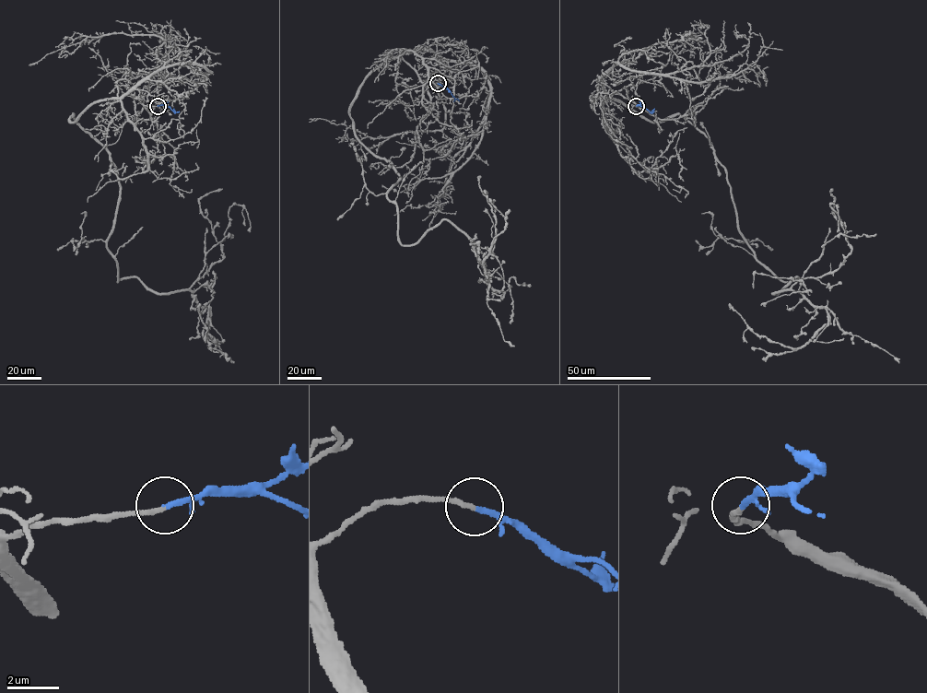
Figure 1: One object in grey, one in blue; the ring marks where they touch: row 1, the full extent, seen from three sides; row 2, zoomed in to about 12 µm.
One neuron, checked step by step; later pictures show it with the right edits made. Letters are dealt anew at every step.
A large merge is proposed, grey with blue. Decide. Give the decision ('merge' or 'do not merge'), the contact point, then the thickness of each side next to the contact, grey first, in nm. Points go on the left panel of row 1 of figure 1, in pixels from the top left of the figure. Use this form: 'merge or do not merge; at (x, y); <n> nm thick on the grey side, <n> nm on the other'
merge; at (158, 106); 180 nm thick on the grey side, 200 nm on the other

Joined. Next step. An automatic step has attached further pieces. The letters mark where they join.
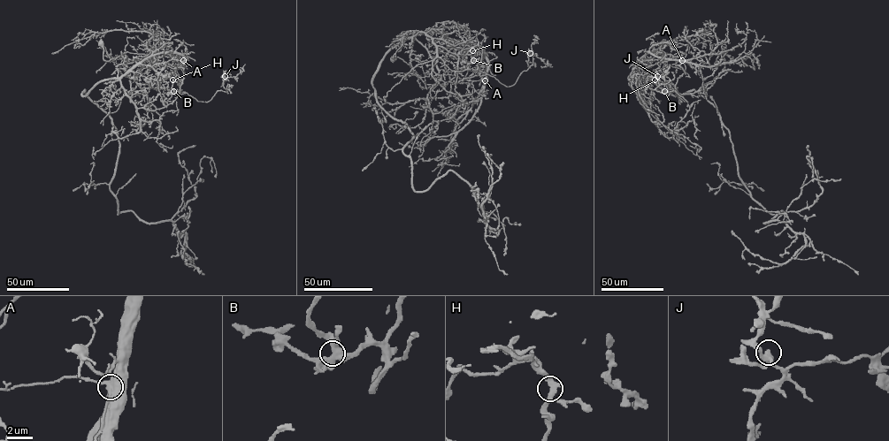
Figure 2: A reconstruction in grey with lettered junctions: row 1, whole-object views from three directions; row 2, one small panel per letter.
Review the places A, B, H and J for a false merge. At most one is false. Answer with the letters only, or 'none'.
A

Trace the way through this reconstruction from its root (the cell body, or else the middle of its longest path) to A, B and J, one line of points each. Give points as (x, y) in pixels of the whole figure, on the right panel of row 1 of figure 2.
A: (662, 43), (661, 60), (681, 52), (685, 54), (684, 57), (679, 57), (683, 57), (683, 60)
B: (662, 43), (661, 60), (677, 53), (685, 54), (685, 71), (675, 86), (678, 94), (668, 95), (664, 91)
J: (662, 43), (661, 60), (685, 53), (685, 71), (675, 87), (687, 102), (673, 90), (657, 91), (657, 76)

